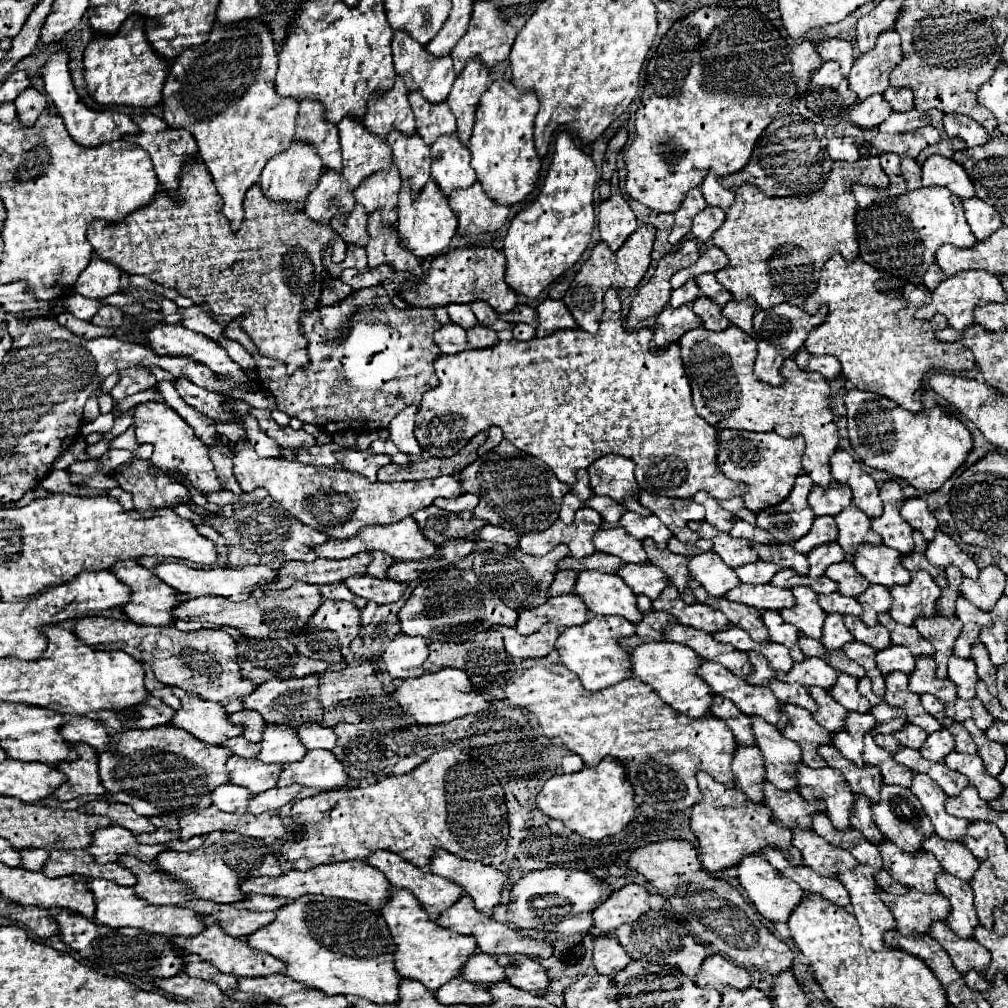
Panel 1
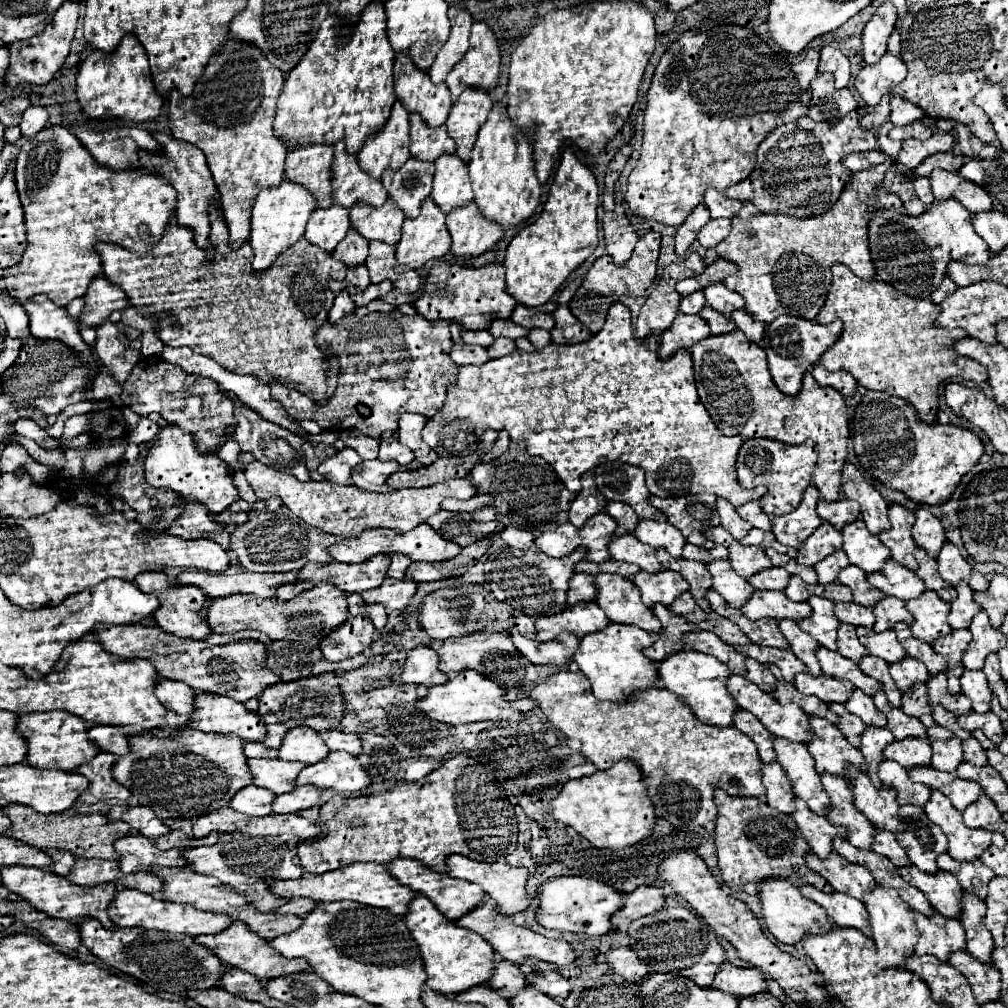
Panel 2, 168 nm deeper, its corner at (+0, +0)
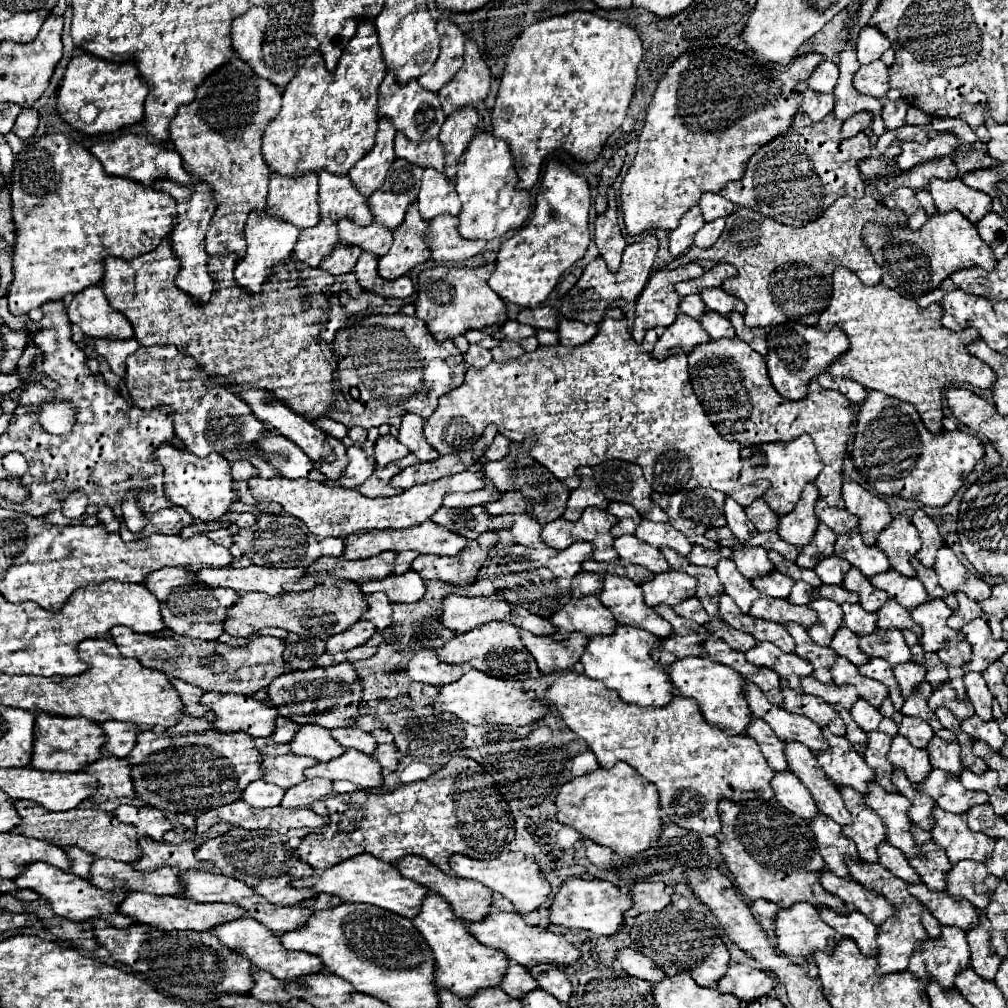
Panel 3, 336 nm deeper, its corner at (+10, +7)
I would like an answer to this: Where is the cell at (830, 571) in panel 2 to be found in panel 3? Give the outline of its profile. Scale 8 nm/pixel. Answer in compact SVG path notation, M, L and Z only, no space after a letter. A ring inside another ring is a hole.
M824 558L818 566L816 566L816 574L820 576L820 580L824 584L834 584L834 586L842 586L844 582L844 574L850 570L850 562L844 562L842 558Z

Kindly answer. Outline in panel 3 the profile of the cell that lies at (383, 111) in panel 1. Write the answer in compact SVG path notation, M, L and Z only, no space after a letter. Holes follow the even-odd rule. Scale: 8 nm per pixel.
M378 122L376 146L350 170L348 178L358 188L358 192L370 198L382 184L394 162L394 136L396 130L388 122Z

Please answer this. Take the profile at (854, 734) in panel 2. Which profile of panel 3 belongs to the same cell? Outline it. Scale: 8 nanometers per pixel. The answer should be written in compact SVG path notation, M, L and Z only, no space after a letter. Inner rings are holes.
M836 708L836 712L840 714L840 716L844 716L846 718L846 738L852 742L852 746L854 746L854 750L856 752L860 752L860 754L864 754L864 750L866 750L866 746L868 746L868 734L866 732L862 732L856 724L854 724L854 720L852 720L852 716L844 710L844 708Z

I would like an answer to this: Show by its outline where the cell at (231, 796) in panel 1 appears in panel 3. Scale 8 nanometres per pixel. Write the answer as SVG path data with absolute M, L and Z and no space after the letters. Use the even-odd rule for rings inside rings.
M256 780L252 782L244 794L242 800L248 802L250 806L258 806L258 808L270 808L270 806L280 806L282 798L284 798L286 790L276 786L276 784L268 784L264 780Z

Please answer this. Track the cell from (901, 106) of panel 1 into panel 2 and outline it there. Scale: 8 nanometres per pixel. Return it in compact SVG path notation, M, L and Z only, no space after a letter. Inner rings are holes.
M892 97L892 99L890 99L890 109L892 109L890 121L892 121L894 125L908 125L908 123L924 117L924 113L922 113L920 107L912 105L910 101L906 101L906 99L902 99L902 97Z

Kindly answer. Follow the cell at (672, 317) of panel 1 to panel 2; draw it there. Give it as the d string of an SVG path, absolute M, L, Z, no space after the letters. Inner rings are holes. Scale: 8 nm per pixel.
M678 313L672 325L660 335L662 341L658 347L658 355L662 359L672 357L678 349L690 349L690 345L694 345L696 341L708 335L710 335L710 327L706 325L706 321L702 321L700 315Z

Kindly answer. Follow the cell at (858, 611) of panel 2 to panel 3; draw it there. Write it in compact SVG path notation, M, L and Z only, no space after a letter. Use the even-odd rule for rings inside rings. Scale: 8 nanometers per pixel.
M842 604L844 610L844 626L850 628L854 634L864 636L864 634L872 634L876 630L876 614L864 612L862 606L858 604Z

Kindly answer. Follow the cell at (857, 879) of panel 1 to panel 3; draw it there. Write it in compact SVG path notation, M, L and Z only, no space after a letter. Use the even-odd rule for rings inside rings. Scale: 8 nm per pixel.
M896 906L896 918L878 928L878 974L904 972L910 956L920 948L916 944L924 940L928 940L928 934L920 924L920 918L916 918L908 906Z

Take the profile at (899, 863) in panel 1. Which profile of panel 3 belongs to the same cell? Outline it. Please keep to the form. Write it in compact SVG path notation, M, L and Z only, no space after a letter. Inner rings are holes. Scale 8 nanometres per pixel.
M910 884L908 892L928 908L928 912L942 924L942 926L958 926L962 930L972 930L980 924L980 914L970 902L954 902L946 892L934 894L934 890L928 890L924 884Z

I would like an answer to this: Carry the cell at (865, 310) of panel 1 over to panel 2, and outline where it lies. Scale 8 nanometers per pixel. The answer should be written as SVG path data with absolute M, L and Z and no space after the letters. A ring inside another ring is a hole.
M836 263L830 271L832 271L832 285L830 285L828 297L822 305L822 311L818 313L816 321L818 323L828 323L832 319L842 319L844 331L836 339L836 343L822 353L822 357L820 357L822 367L826 367L828 371L844 369L844 371L852 373L852 377L864 389L890 391L892 395L908 401L916 409L918 419L922 419L924 423L934 423L936 421L936 409L938 409L938 393L936 391L938 391L940 383L950 381L954 377L970 379L970 381L976 381L976 383L988 379L988 373L986 373L984 365L972 361L970 357L962 357L962 355L954 353L952 343L956 339L966 337L966 333L962 329L934 327L932 321L940 313L940 307L936 303L932 303L930 299L908 297L906 293L902 293L902 291L894 289L892 285L888 285L884 281L878 281L878 279L860 279L846 265L840 265L840 263Z

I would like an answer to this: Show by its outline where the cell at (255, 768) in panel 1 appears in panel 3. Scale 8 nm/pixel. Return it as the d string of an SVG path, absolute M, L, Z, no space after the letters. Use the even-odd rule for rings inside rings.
M296 754L264 756L264 762L262 762L264 780L282 788L292 788L306 780L304 770L314 764L318 764L318 760L308 756L296 756Z

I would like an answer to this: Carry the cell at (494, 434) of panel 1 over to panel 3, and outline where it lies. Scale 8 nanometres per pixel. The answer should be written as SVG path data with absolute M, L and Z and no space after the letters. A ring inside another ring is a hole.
M498 434L492 442L492 446L484 452L482 462L492 462L492 460L500 460L504 456L508 456L508 448L510 448L510 440L504 438L502 434Z

